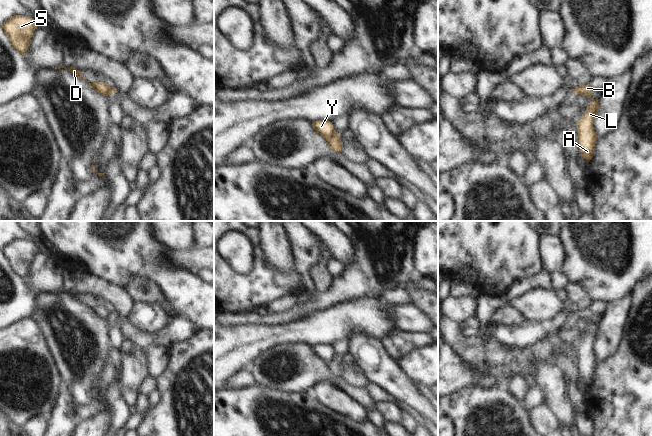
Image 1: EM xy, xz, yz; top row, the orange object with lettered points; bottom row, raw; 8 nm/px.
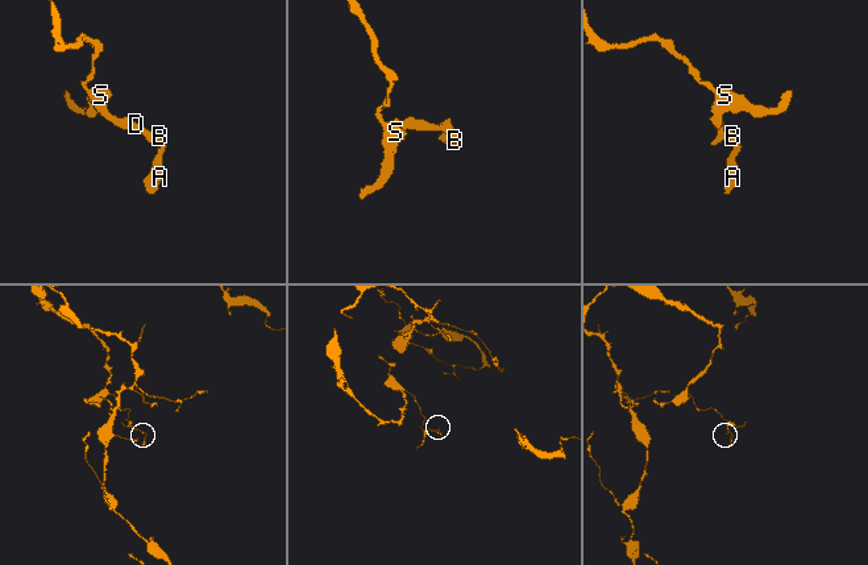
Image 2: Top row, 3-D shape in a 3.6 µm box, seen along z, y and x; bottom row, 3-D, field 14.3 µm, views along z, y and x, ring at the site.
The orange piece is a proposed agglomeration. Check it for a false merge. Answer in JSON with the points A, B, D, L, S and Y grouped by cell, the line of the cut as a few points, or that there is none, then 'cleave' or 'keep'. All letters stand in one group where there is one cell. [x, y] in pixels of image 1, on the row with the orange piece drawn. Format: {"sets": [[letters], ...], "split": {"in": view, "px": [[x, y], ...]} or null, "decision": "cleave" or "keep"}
{"sets": [["A", "B", "L"], ["D", "S", "Y"]], "split": {"in": "xz", "px": [[335, 132], [326, 138]]}, "decision": "cleave"}

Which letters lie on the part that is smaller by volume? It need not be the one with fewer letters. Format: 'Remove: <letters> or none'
Remove: A, B, L

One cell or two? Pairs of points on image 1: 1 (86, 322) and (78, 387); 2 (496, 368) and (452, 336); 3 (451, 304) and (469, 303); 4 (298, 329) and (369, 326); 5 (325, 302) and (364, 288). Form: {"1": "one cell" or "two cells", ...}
{"1": "one cell", "2": "one cell", "3": "one cell", "4": "one cell", "5": "one cell"}

